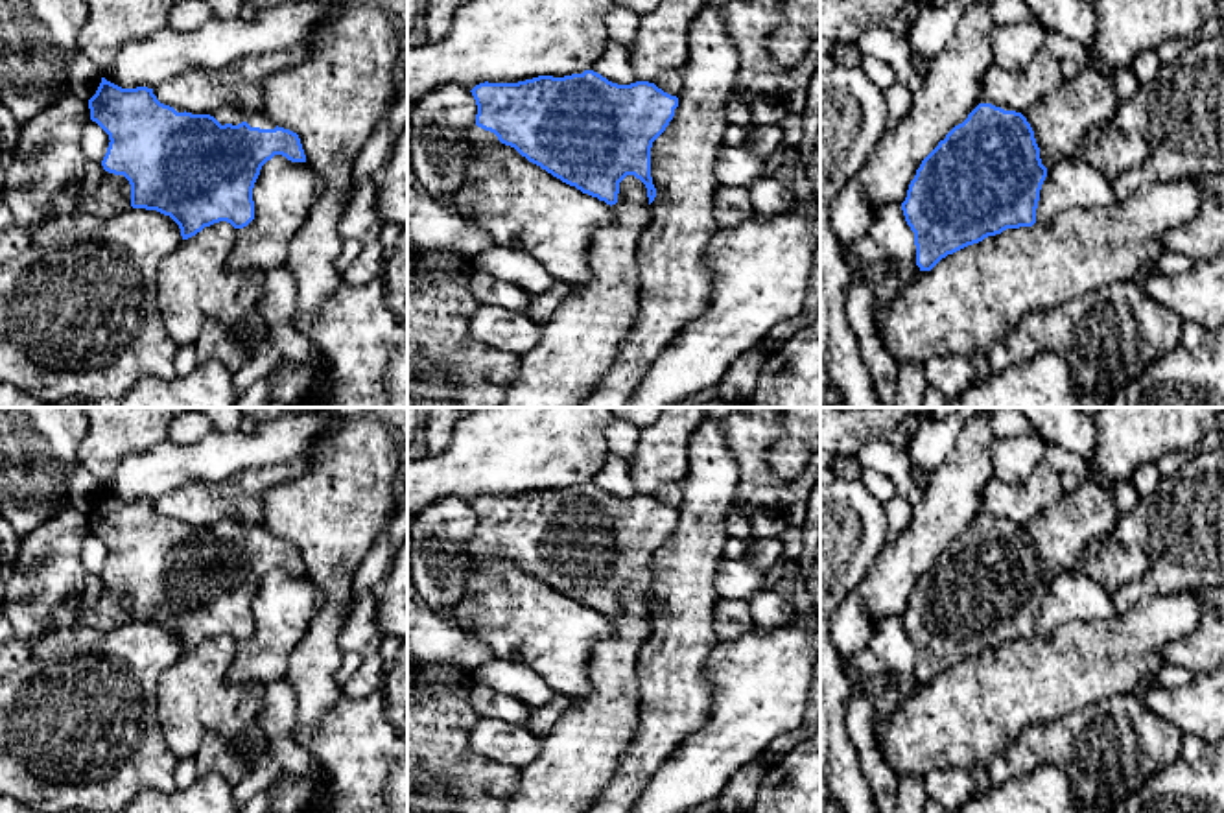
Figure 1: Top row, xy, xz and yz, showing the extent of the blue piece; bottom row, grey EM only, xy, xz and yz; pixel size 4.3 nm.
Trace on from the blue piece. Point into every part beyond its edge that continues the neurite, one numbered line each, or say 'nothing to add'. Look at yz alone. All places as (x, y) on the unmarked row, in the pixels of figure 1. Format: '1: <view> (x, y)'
1: yz (1075, 531)

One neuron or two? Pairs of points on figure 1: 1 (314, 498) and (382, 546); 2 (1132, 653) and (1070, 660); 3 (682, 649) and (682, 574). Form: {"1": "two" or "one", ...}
{"1": "two", "2": "one", "3": "one"}

